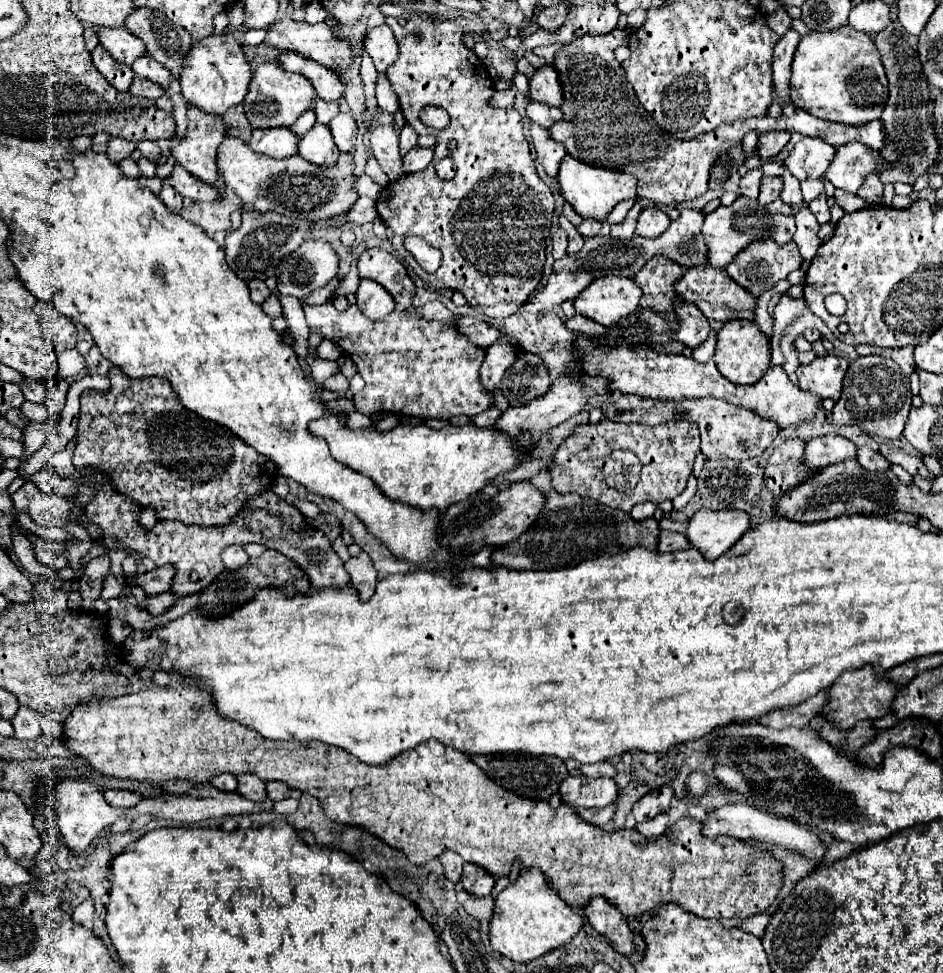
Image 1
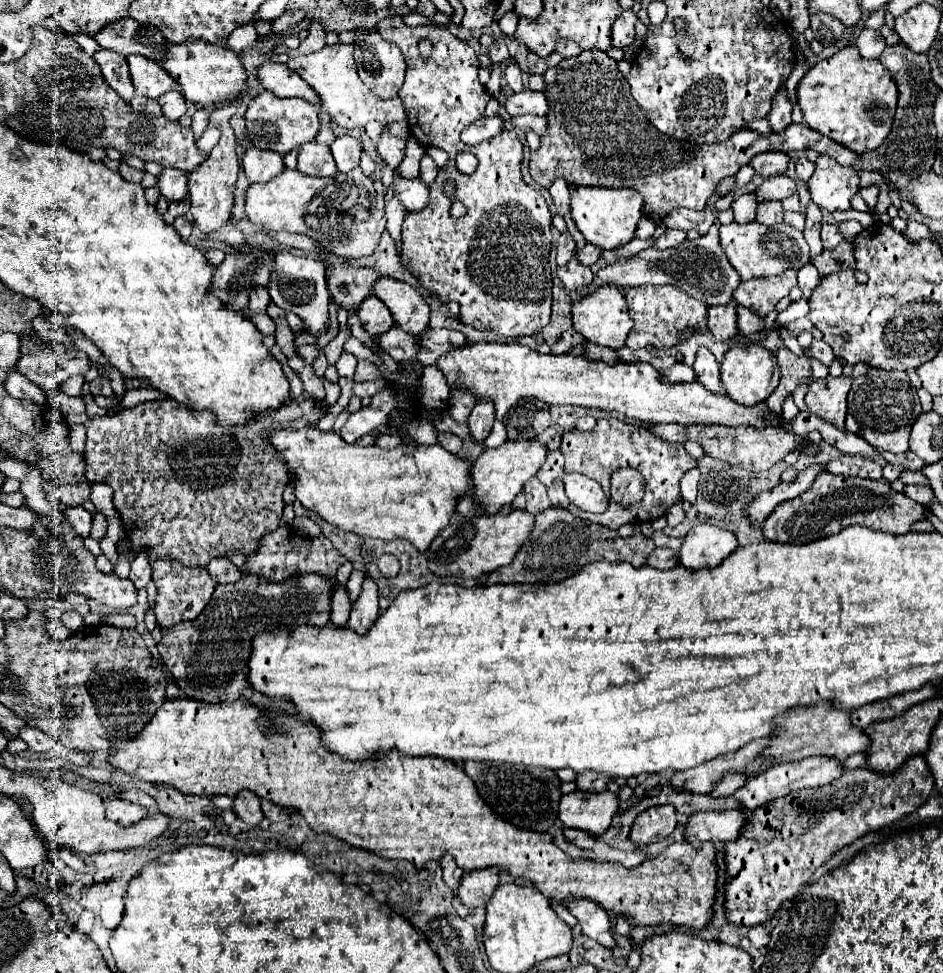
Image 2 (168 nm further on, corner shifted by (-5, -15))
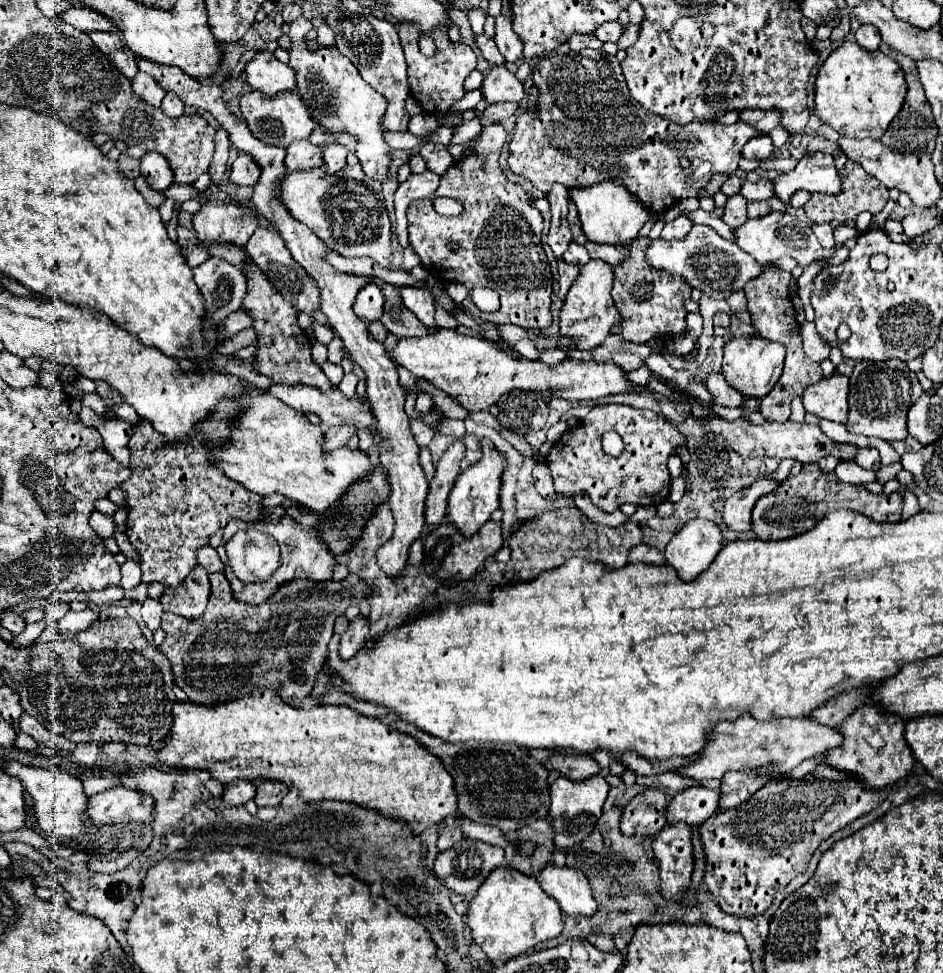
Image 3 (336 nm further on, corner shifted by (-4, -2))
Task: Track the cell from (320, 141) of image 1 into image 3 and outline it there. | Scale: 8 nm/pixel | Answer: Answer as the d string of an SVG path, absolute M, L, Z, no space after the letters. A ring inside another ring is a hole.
M296 140L288 146L286 154L286 168L288 170L306 170L306 168L316 168L322 166L322 148L312 144L310 140Z

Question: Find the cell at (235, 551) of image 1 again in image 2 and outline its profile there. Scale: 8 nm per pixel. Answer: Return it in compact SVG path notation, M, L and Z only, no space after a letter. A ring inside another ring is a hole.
M219 557L219 559L209 561L207 571L217 583L235 583L237 579L241 579L241 571L227 557Z

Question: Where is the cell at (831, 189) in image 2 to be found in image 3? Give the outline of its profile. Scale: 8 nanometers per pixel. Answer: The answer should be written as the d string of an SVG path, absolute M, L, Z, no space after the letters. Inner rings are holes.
M814 152L800 158L798 166L774 180L776 196L782 202L788 202L796 190L838 194L840 192L840 174L834 166L834 156L826 152Z

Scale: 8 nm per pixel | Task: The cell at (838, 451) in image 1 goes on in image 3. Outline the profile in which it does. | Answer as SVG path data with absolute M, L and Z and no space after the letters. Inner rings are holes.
M758 478L750 486L728 498L722 516L730 530L752 530L752 506L758 502L758 498L772 492L776 486L780 486L780 482L772 478Z

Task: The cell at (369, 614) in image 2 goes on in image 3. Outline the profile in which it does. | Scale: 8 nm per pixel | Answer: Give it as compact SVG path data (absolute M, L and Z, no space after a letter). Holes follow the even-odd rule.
M358 614L358 616L350 622L348 630L342 634L342 642L340 642L340 658L344 658L344 660L352 658L352 656L358 652L360 644L366 640L368 630L370 630L370 628L368 628L368 618L362 616L362 614Z

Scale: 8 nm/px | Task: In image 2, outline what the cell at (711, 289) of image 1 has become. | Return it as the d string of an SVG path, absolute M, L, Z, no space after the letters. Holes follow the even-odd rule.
M735 303L723 307L709 307L709 329L719 341L733 339L737 335Z

